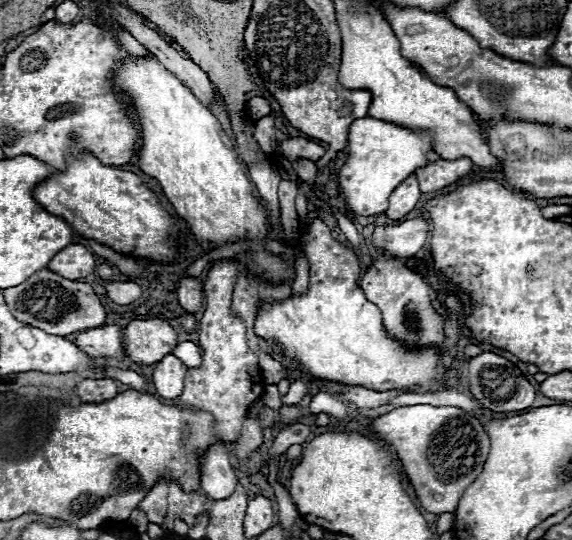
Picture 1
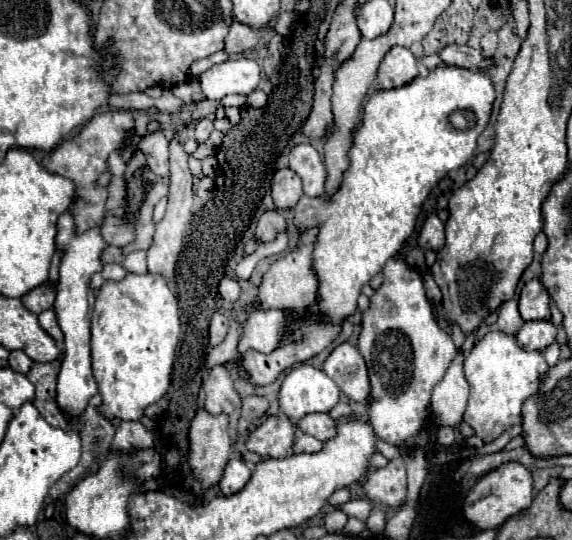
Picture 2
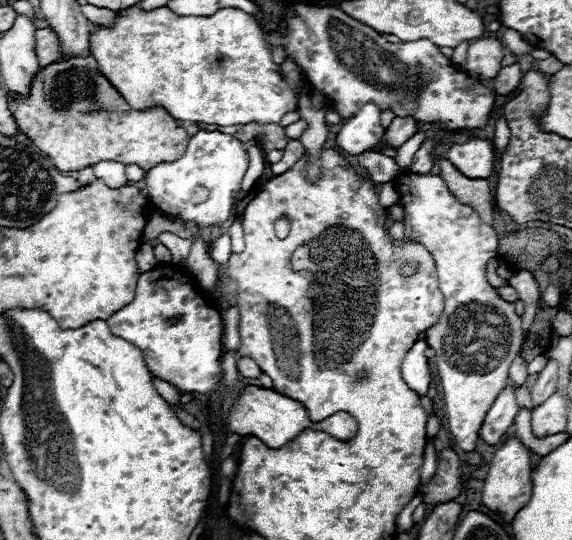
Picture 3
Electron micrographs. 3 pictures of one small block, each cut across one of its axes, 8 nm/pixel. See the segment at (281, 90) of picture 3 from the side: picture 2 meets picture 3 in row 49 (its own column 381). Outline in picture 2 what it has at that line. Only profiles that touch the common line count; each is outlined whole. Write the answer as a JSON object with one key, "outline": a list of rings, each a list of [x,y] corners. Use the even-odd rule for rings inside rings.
{"outline":[[[446,64],[428,70],[424,78],[416,76],[412,82],[400,88],[378,90],[370,96],[364,106],[362,126],[354,134],[354,144],[350,148],[350,168],[344,174],[340,190],[332,196],[332,200],[302,196],[294,208],[294,224],[298,228],[320,228],[318,244],[314,248],[314,270],[318,274],[320,288],[318,304],[310,308],[312,314],[322,314],[322,320],[328,322],[340,322],[356,312],[356,298],[360,296],[360,288],[382,270],[386,260],[392,258],[414,232],[422,202],[428,198],[430,190],[450,170],[468,164],[474,156],[478,146],[476,140],[490,120],[494,96],[494,84],[488,72]]]}

